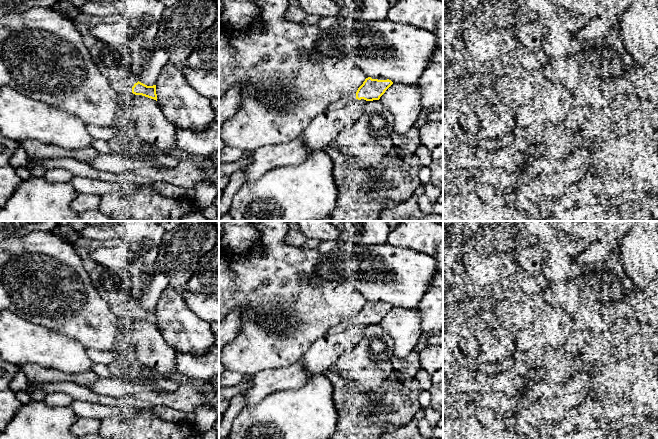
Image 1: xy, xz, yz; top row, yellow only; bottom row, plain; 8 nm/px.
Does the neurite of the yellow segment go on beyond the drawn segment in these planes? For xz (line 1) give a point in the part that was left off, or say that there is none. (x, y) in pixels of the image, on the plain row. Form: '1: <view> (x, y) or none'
1: xz (351, 319)

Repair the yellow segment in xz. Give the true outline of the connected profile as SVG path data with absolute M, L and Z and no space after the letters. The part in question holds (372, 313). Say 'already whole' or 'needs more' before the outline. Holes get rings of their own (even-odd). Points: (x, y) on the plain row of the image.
needs more | M366 300L363 308L356 314L345 317L342 321L332 326L327 334L340 334L354 323L366 325L379 324L385 315L393 308L387 302L371 302Z

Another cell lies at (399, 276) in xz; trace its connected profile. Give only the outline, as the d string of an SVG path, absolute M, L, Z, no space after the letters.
M346 242L322 256L314 276L330 283L352 285L371 302L416 309L437 267L433 256L410 248Z

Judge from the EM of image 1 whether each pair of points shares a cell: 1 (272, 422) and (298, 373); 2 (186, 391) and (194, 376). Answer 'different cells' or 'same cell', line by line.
1: different cells
2: different cells

